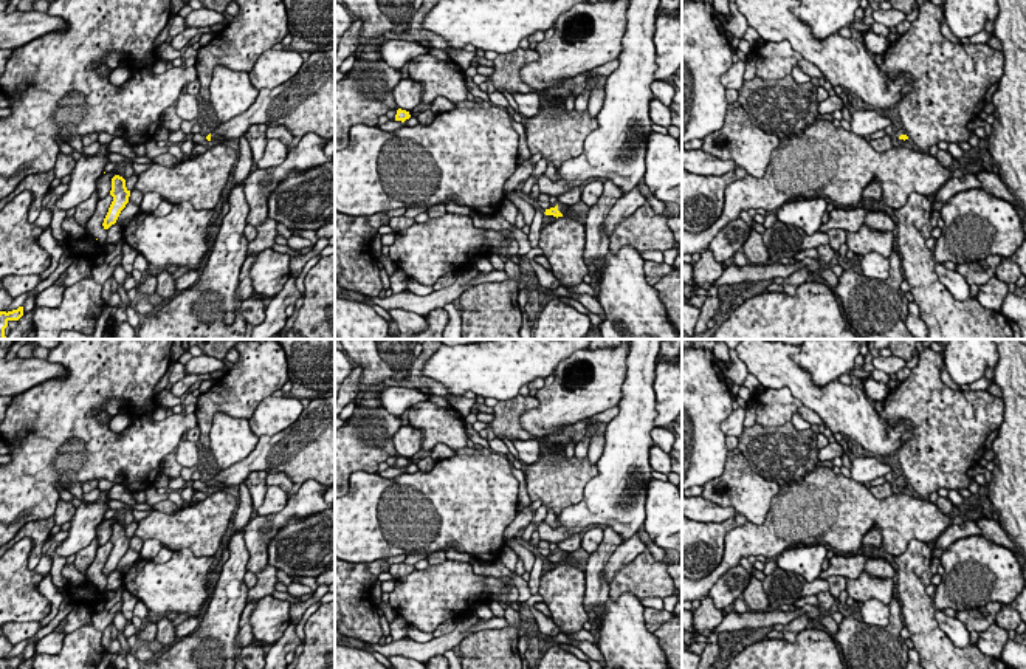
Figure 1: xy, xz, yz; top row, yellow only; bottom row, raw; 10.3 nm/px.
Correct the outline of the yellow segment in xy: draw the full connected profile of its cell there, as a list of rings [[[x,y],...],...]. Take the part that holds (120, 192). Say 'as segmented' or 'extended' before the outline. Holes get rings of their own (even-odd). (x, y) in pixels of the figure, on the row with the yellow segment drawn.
as segmented; [[[115,175],[112,178],[112,190],[110,195],[113,197],[113,201],[108,208],[108,212],[104,218],[104,229],[108,229],[112,225],[116,223],[121,211],[126,208],[129,203],[130,190],[126,187],[126,180],[119,175]]]

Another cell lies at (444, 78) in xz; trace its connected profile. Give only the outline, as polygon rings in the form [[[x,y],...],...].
[[[422,54],[409,62],[408,73],[411,79],[422,84],[422,104],[425,107],[439,96],[454,104],[467,101],[465,71],[451,59]]]

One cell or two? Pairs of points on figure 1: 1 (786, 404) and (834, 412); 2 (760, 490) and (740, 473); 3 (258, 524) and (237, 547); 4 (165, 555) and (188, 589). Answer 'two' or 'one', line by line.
1: two
2: one
3: two
4: two

